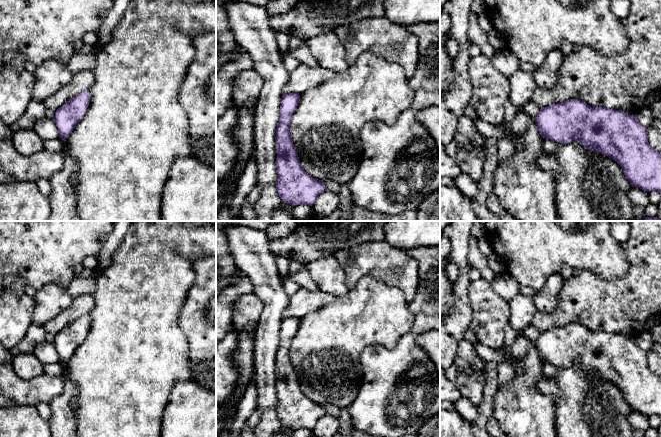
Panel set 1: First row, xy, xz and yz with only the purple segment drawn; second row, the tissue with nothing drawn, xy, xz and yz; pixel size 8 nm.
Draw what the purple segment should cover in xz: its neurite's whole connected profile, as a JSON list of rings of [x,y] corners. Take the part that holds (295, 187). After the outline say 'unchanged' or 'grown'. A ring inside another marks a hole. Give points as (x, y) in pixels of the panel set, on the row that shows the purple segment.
[[[288,93],[282,96],[275,137],[277,153],[275,164],[278,174],[276,189],[280,198],[292,207],[312,206],[318,196],[327,190],[322,181],[313,178],[301,167],[291,139],[290,123],[299,101],[299,93]]]; unchanged

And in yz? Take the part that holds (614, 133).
[[[570,99],[542,107],[535,116],[535,123],[543,139],[559,143],[570,143],[578,139],[585,149],[597,151],[617,162],[632,187],[647,192],[658,191],[661,194],[661,152],[651,148],[647,138],[647,127],[638,121],[636,114],[591,107],[581,100]]]; unchanged

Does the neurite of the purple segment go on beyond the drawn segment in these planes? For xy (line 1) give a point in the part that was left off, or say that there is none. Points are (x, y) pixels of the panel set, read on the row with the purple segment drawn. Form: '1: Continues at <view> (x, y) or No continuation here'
1: No continuation here

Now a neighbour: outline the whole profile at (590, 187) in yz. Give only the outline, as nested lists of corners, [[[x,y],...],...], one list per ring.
[[[531,117],[528,130],[516,136],[521,149],[514,149],[511,156],[499,163],[494,174],[494,191],[503,208],[519,221],[635,221],[634,209],[628,191],[632,185],[623,173],[622,167],[612,158],[597,151],[585,149],[575,139],[570,143],[560,143],[560,148],[552,155],[560,164],[560,174],[554,179],[536,164],[543,154],[543,138],[539,134],[535,118]]]

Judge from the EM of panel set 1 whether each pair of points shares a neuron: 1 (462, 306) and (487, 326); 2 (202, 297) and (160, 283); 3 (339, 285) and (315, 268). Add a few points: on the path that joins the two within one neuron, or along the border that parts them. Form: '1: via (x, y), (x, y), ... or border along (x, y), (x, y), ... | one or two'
1: border along (467, 291), (471, 311), (470, 327) | two
2: border along (194, 269), (194, 283), (188, 290), (179, 314) | two
3: via (333, 281), (321, 270) | one

